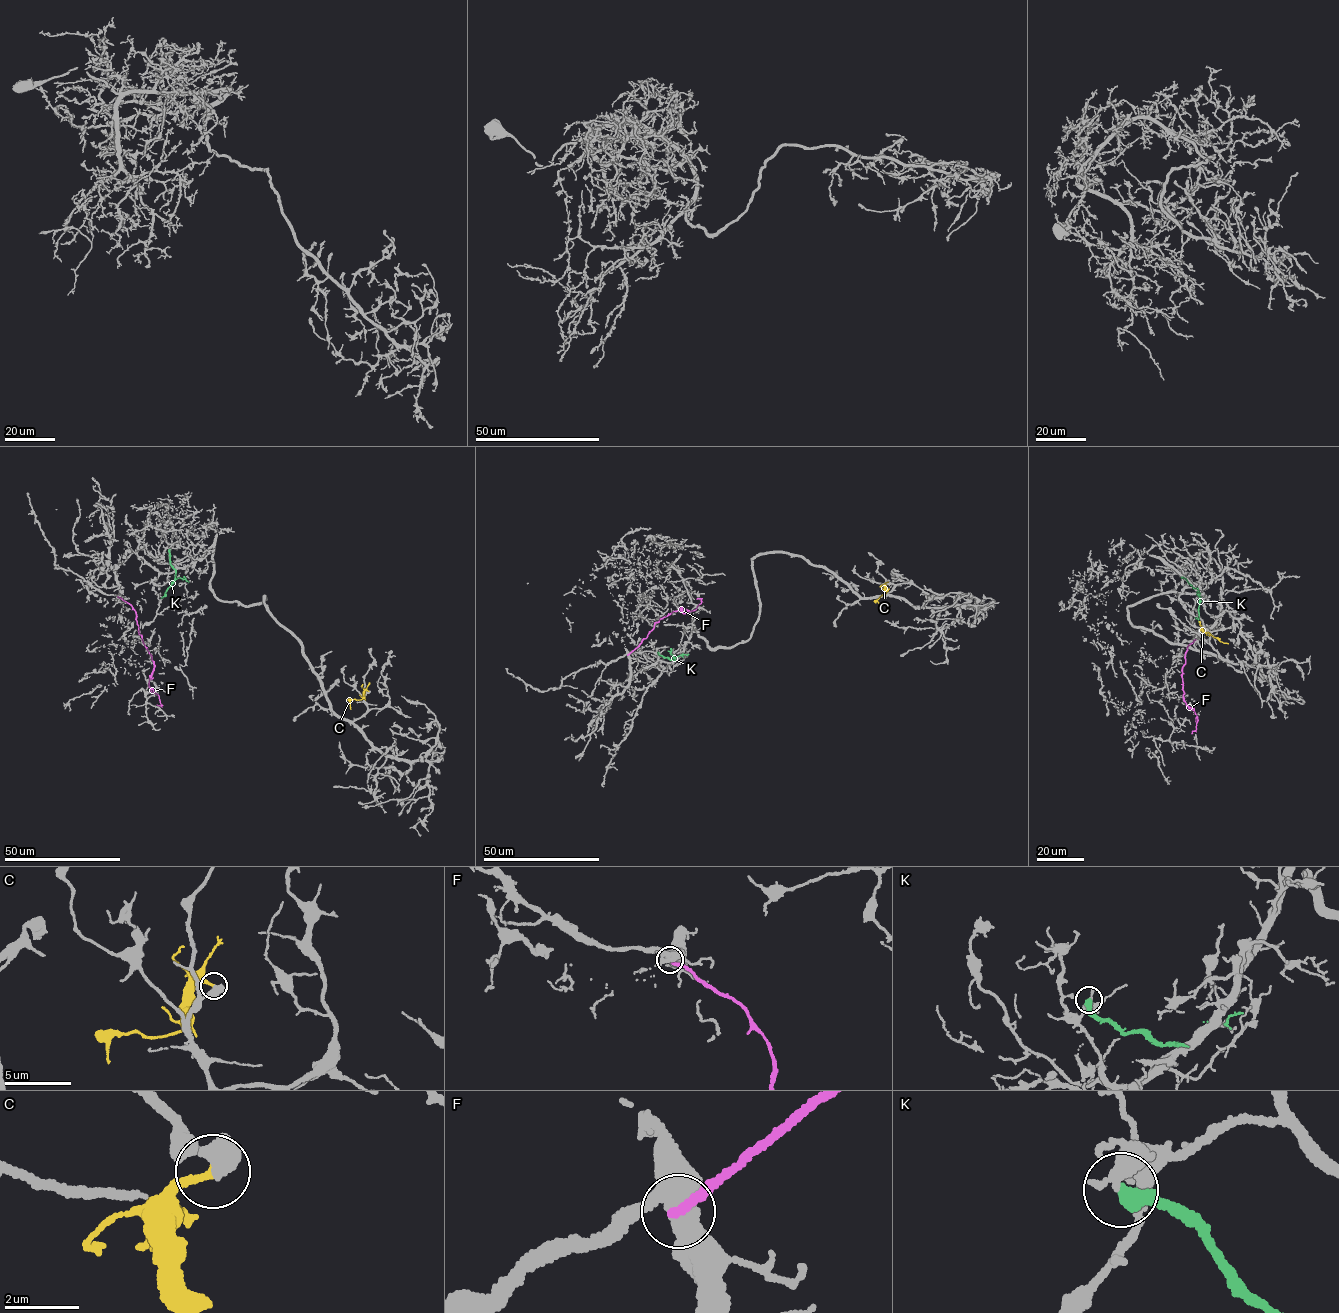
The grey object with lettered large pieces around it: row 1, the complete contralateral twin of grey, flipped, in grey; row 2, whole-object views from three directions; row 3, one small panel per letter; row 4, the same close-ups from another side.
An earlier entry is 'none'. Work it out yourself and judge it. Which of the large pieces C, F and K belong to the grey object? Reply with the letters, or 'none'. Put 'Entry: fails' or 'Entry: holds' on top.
Entry: fails
C

